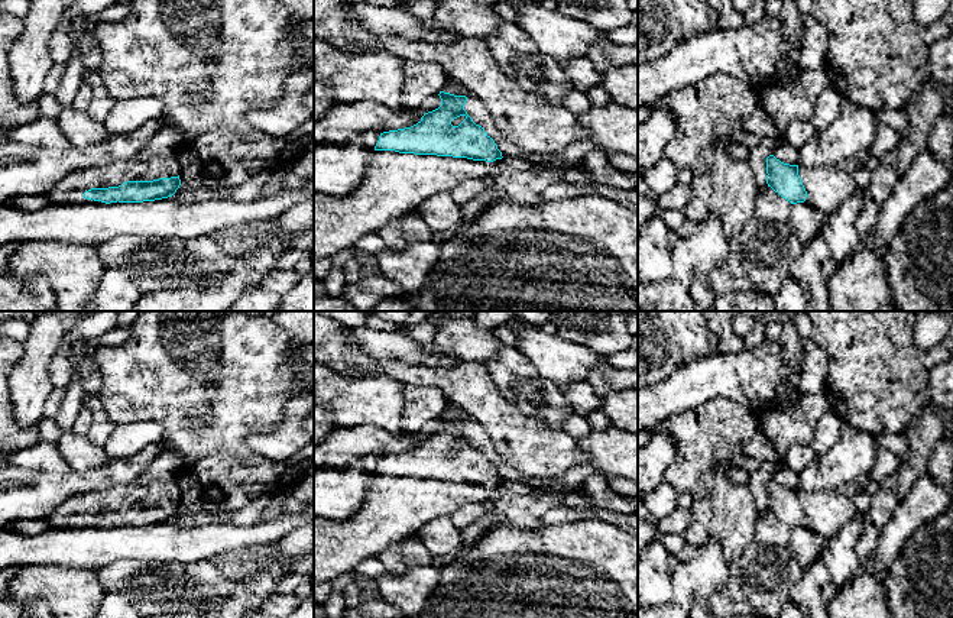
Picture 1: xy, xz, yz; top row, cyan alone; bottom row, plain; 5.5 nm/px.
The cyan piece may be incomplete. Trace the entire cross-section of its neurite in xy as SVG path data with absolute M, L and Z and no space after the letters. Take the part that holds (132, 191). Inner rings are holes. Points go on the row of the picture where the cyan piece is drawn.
M175 155L145 164L117 161L75 169L45 194L52 204L143 203L172 197L181 185L184 162Z

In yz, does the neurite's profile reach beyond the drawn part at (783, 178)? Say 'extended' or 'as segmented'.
extended

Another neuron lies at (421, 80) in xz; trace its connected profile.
M405 59L402 109L416 110L427 98L440 94L447 80L448 77L440 64Z

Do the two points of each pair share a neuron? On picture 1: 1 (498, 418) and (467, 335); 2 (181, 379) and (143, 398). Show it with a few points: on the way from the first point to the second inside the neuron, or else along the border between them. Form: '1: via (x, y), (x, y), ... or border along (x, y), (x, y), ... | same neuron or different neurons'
1: border along (462, 361), (480, 361), (483, 363) | different neurons
2: via (172, 379), (165, 379), (152, 391) | same neuron

